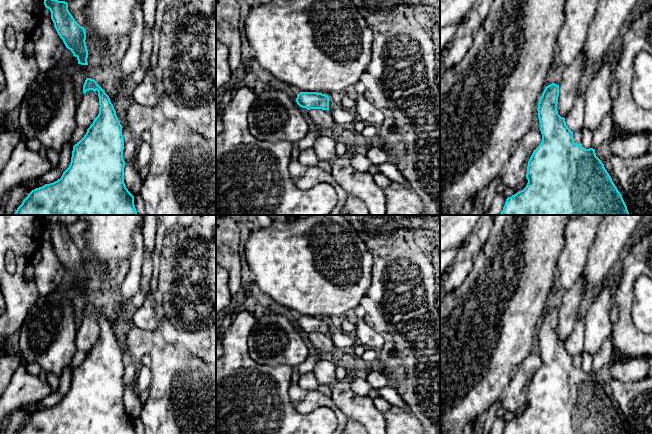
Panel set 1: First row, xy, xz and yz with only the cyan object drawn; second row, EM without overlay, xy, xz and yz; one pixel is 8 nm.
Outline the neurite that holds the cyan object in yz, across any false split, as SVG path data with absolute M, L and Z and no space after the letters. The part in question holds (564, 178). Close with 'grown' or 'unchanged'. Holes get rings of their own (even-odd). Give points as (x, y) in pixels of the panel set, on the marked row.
M559 85L545 87L538 103L538 118L542 141L533 151L527 166L526 187L506 199L499 215L630 215L621 193L612 181L595 149L586 149L573 139L573 131L566 125L565 118L558 114Z; unchanged

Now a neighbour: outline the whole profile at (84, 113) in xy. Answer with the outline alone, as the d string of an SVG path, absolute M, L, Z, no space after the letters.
M87 91L78 101L76 109L77 127L89 128L99 114L98 91Z

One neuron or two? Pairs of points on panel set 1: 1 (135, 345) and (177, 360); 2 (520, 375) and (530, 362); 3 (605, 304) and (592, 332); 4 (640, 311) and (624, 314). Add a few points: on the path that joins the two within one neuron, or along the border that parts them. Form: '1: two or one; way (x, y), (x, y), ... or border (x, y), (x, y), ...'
1: one; way (145, 345), (153, 345), (167, 359)
2: one; way (523, 372), (530, 365)
3: one; way (599, 311), (597, 325)
4: two; border (633, 290), (632, 321), (641, 331)

